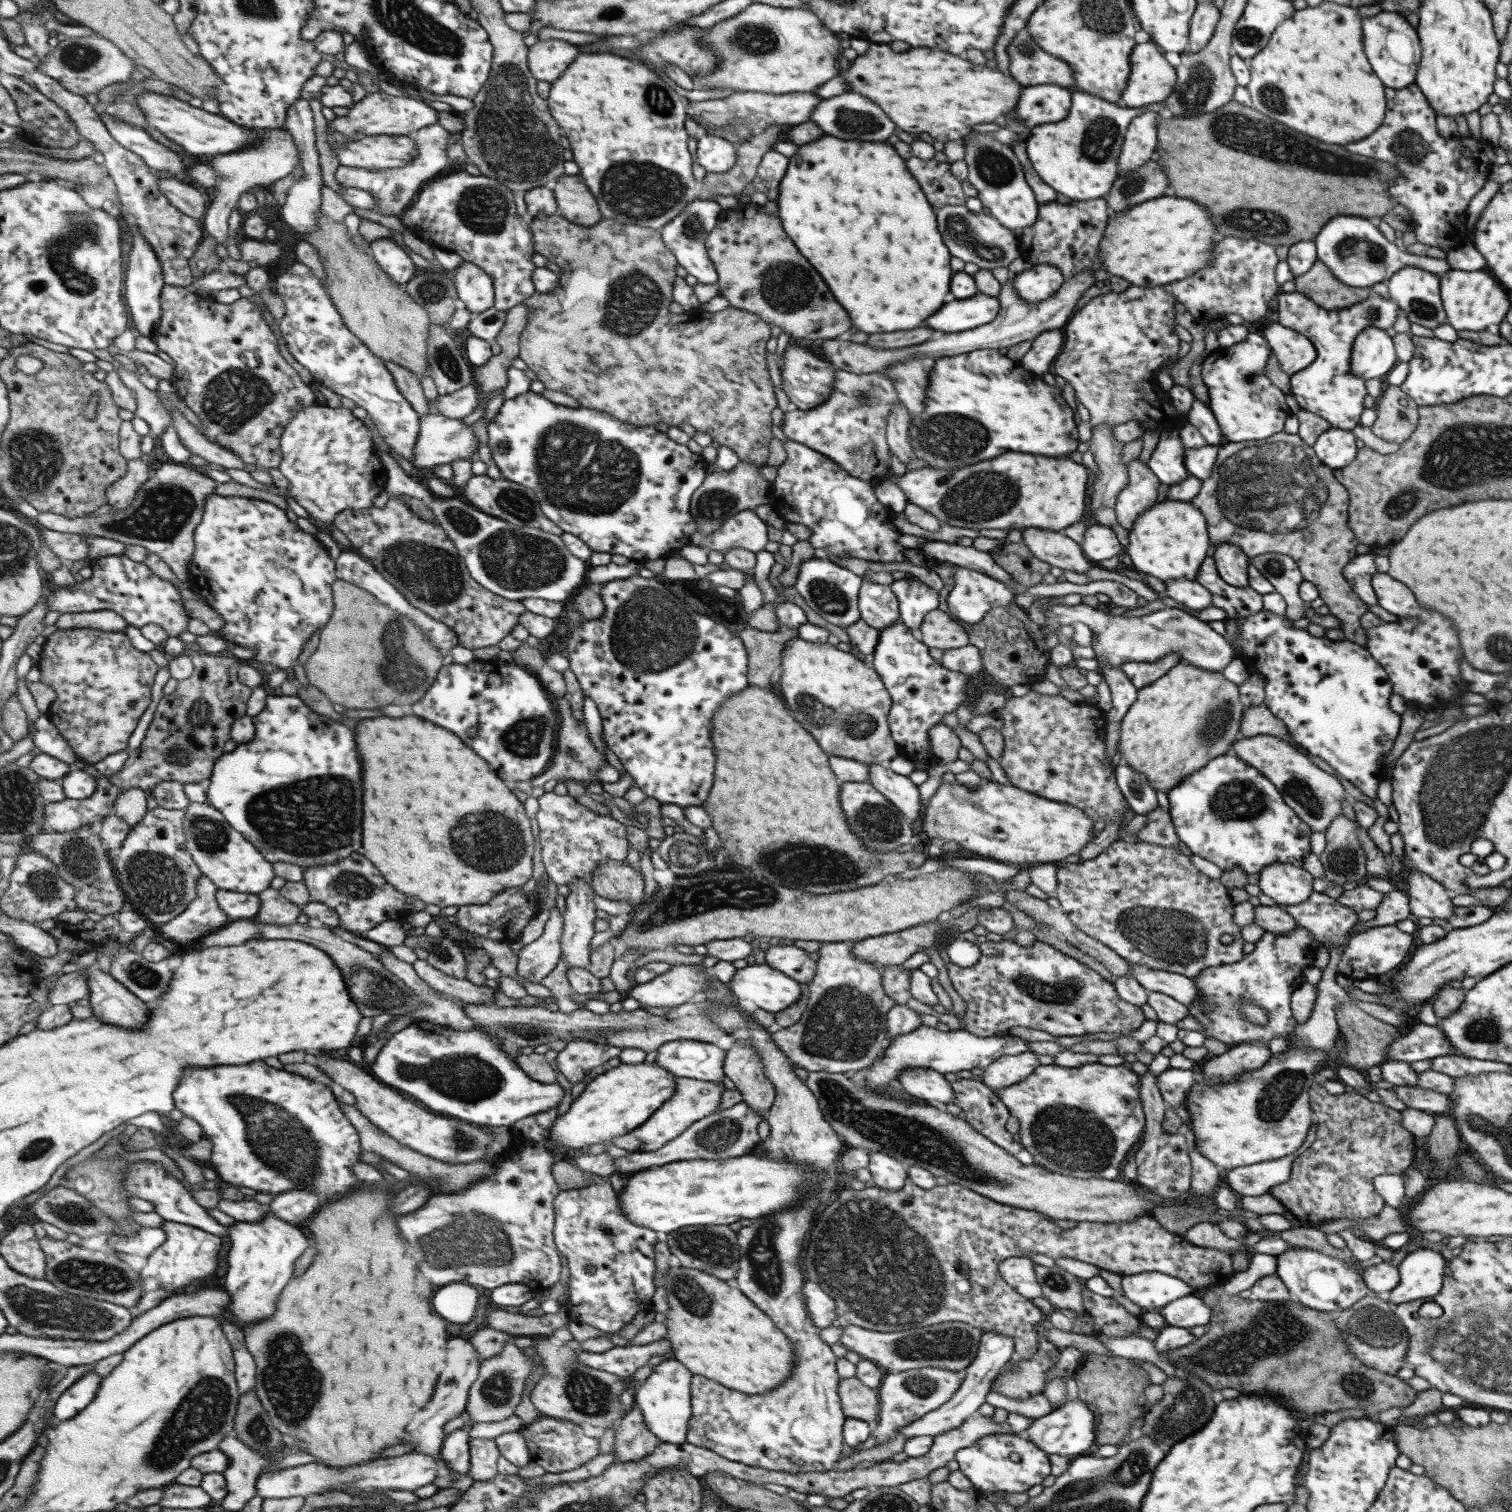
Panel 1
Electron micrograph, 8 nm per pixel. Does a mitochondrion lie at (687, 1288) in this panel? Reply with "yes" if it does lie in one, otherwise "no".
yes

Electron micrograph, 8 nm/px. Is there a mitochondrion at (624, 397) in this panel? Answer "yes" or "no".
no

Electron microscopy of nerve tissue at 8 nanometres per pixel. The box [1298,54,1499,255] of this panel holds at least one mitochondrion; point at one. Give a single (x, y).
(1408, 145)

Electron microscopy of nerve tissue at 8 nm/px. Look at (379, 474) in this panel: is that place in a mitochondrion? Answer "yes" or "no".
no

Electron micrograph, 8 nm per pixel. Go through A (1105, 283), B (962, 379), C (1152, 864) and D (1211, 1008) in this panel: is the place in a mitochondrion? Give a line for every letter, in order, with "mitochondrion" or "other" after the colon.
A: other
B: other
C: other
D: mitochondrion

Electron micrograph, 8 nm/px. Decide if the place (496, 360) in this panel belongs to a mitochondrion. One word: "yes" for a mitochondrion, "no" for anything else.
no

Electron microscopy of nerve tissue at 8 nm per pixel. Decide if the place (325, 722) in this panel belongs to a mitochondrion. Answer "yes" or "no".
no

